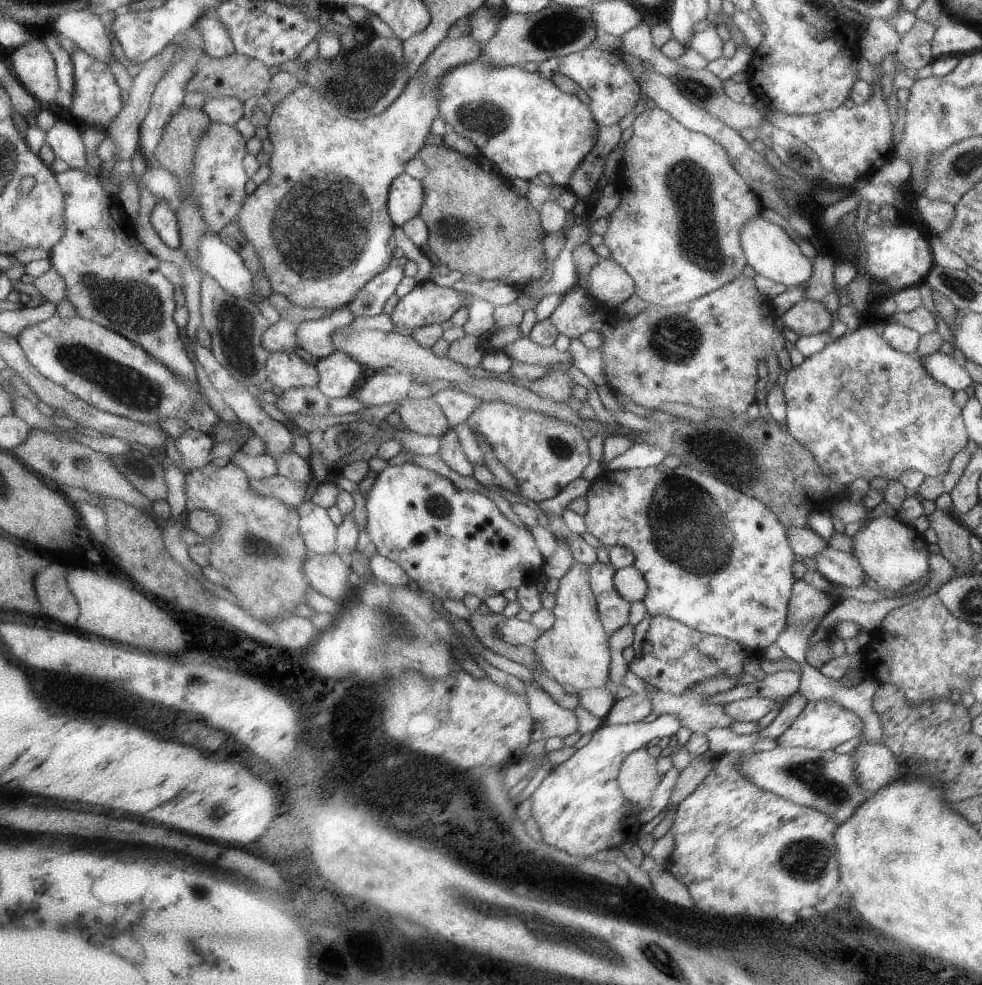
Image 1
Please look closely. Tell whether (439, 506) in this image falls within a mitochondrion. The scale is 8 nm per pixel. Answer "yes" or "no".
yes

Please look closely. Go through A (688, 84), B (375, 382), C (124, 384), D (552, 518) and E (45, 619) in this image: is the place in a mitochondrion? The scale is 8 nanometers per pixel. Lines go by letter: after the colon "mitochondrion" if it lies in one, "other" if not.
A: mitochondrion
B: other
C: mitochondrion
D: other
E: other

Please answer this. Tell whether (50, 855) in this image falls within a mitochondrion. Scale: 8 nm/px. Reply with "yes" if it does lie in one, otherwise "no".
no

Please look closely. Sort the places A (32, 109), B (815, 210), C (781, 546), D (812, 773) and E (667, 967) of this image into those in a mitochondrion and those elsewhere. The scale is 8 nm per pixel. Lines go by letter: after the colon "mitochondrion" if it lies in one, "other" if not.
A: other
B: other
C: other
D: mitochondrion
E: other

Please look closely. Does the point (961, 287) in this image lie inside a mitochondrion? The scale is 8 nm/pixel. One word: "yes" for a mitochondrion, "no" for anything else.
yes

